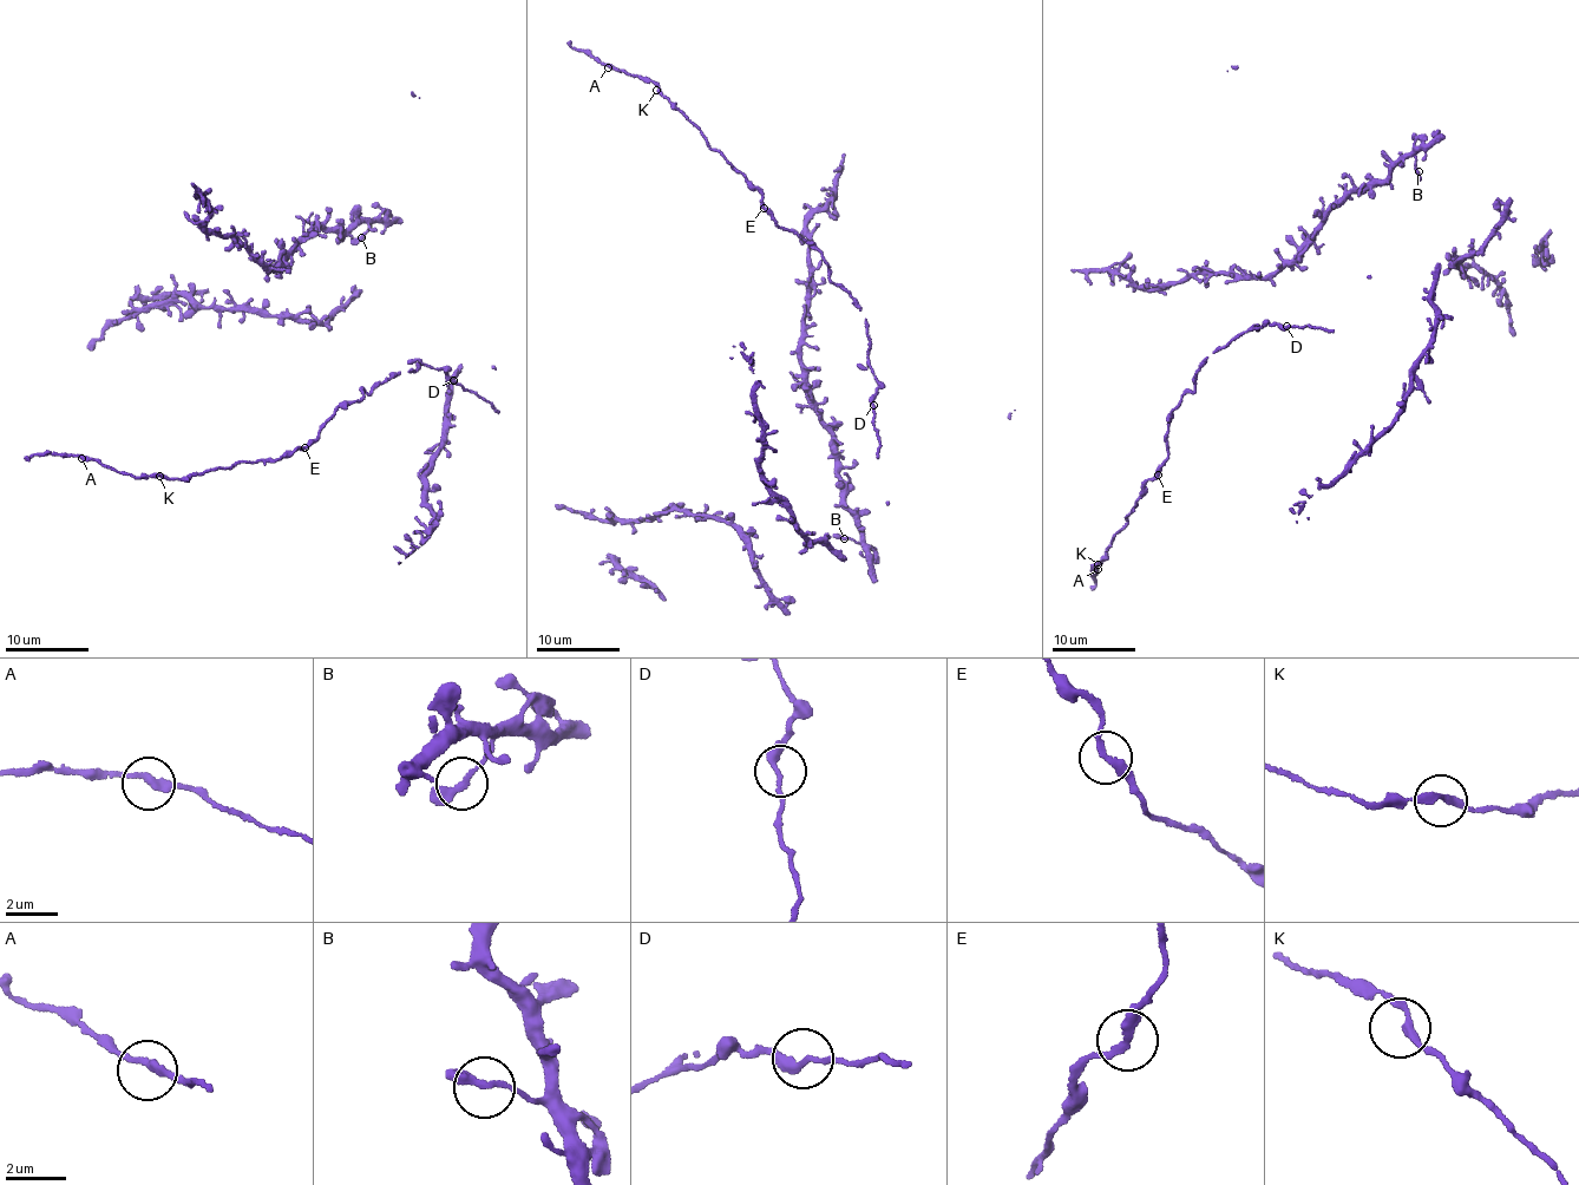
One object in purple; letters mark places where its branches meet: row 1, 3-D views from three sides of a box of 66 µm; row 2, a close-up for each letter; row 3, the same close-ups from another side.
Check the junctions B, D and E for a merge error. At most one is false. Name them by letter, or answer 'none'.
none

